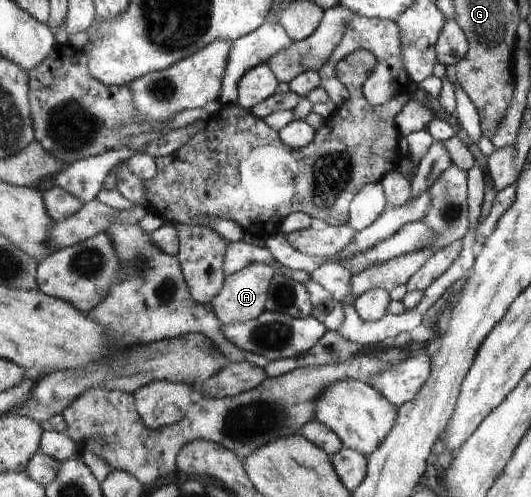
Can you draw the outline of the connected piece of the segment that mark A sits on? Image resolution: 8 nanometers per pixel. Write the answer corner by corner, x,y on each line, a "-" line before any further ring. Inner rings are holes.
260,263
227,277
223,291
211,302
221,324
254,320
267,310
267,296
276,269

